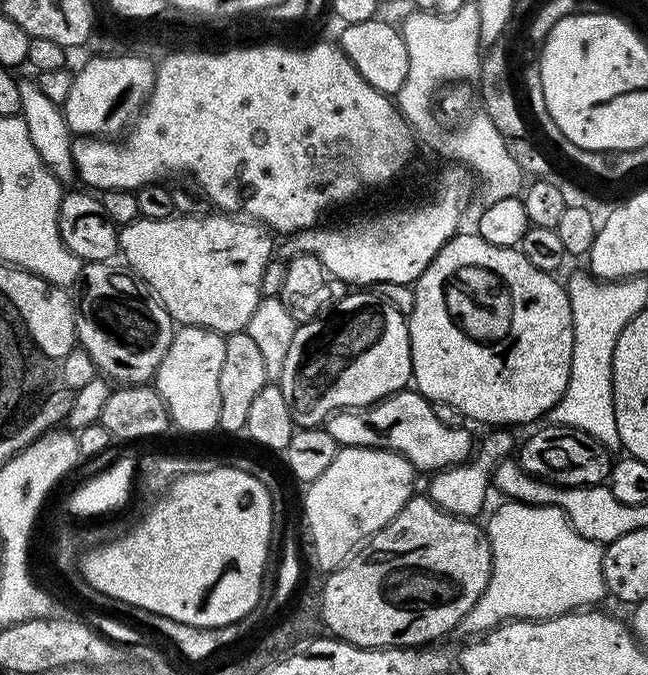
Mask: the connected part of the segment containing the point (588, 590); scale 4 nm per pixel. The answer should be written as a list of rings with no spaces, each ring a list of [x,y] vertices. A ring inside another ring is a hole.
[[[500,502],[486,523],[492,542],[492,573],[488,589],[462,618],[459,635],[476,638],[510,620],[549,620],[567,612],[596,606],[606,596],[602,562],[604,548],[582,538],[560,508],[546,504]]]

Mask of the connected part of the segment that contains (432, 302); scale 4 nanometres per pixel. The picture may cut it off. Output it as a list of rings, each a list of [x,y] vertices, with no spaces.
[[[457,231],[451,240],[447,240],[438,250],[438,254],[426,266],[426,270],[415,282],[416,297],[414,298],[414,310],[407,317],[408,333],[410,334],[410,346],[412,347],[412,380],[415,391],[425,396],[428,401],[441,404],[448,403],[454,406],[469,421],[477,420],[487,426],[513,426],[512,424],[528,424],[539,416],[547,417],[552,408],[566,394],[566,386],[570,382],[570,366],[572,365],[572,351],[574,350],[574,322],[572,321],[572,307],[568,297],[567,287],[555,279],[553,273],[538,270],[533,266],[519,247],[507,248],[506,246],[494,246],[486,242],[475,231]]]

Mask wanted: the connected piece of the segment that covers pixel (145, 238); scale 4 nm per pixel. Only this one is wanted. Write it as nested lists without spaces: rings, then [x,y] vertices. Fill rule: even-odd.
[[[205,214],[202,216],[174,215],[165,220],[135,220],[119,229],[119,251],[128,259],[127,267],[139,276],[172,315],[177,325],[193,324],[221,334],[245,331],[258,306],[262,274],[273,259],[273,233],[259,222],[249,222],[232,214]]]

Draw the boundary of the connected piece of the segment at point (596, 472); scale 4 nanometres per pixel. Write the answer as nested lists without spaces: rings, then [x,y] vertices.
[[[549,423],[548,428],[540,428],[524,445],[519,445],[518,463],[524,468],[525,472],[529,472],[531,476],[538,476],[541,480],[551,480],[553,484],[561,485],[565,488],[577,488],[578,486],[586,486],[587,484],[604,484],[608,479],[608,475],[612,473],[612,465],[614,463],[609,449],[593,438],[590,434],[579,432],[573,428],[563,428],[560,424]]]

